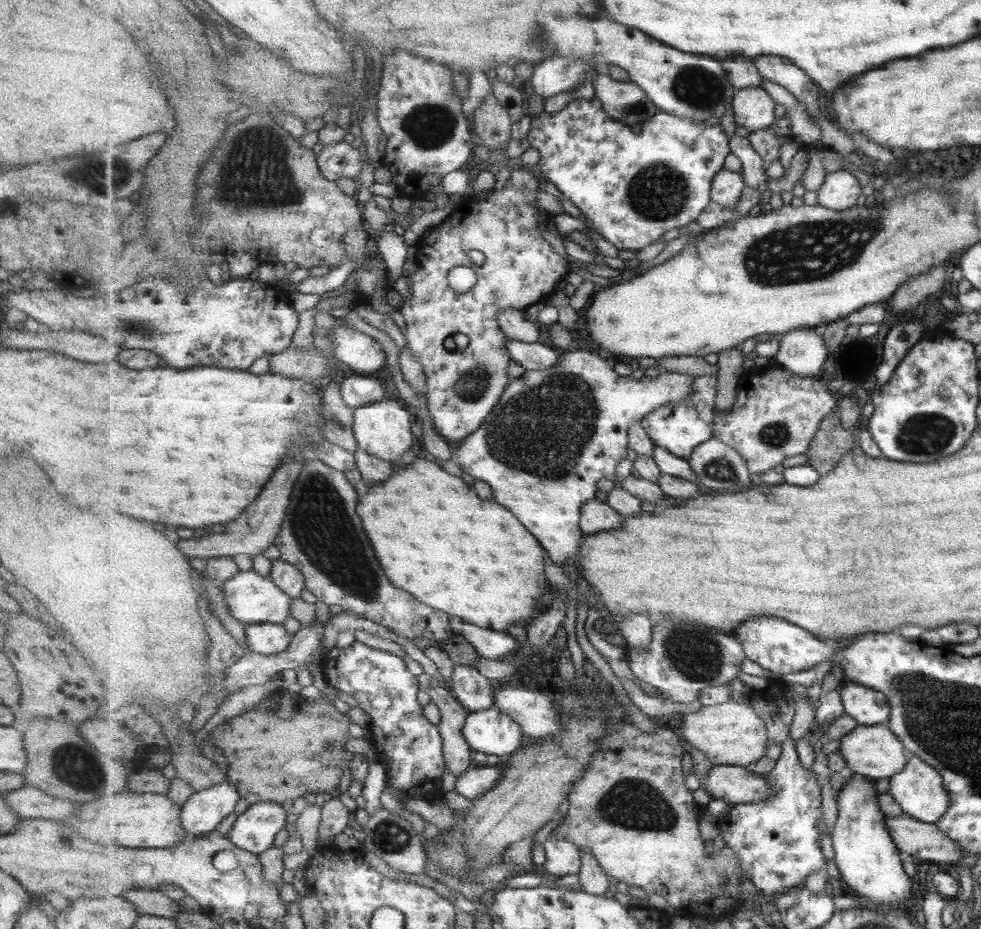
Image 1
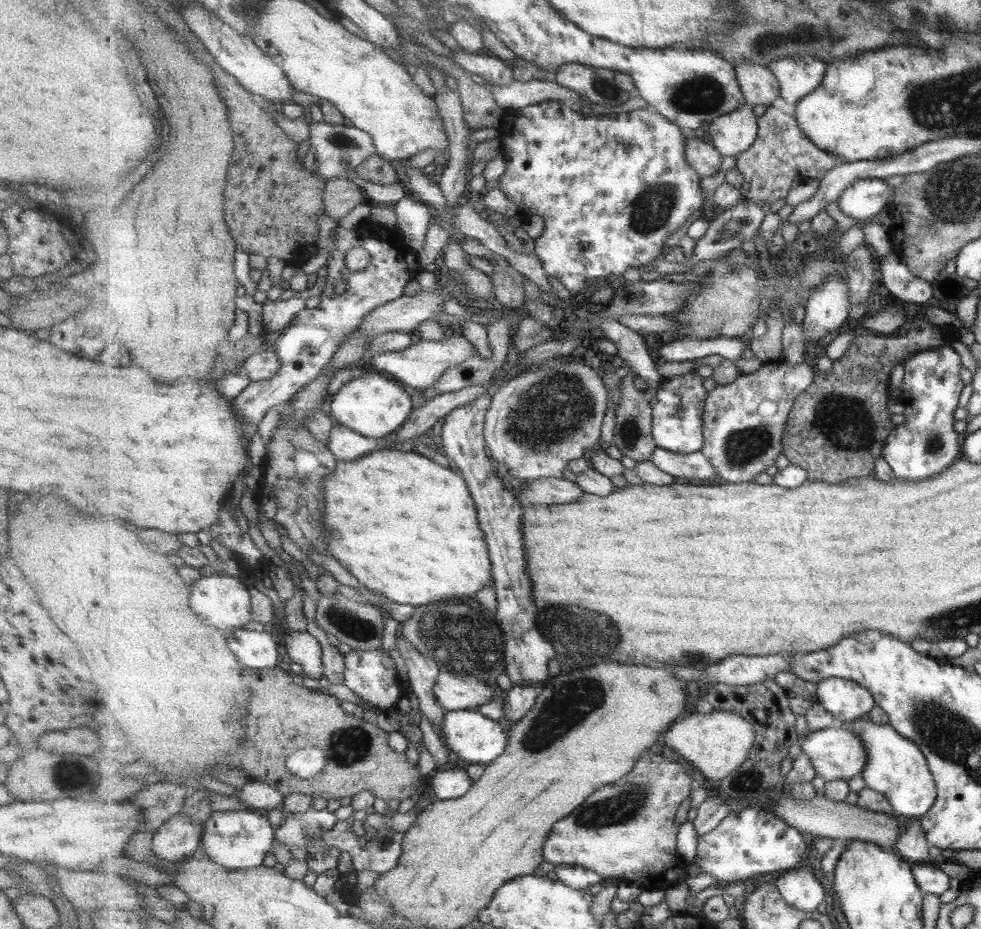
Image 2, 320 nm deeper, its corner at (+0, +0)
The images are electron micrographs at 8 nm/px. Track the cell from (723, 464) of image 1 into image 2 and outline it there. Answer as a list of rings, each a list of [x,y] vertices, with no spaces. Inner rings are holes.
[[[657,447],[651,460],[665,473],[685,480],[709,480],[716,475],[716,468],[703,451],[682,454]]]

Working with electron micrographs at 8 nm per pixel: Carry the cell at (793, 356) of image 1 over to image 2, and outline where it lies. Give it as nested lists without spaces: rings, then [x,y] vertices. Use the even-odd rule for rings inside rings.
[[[831,276],[809,296],[803,319],[804,343],[816,342],[850,319],[850,288],[846,278]]]

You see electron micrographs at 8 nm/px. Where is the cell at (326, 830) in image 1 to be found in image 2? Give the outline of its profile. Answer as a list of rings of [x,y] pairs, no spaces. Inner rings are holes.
[[[309,808],[284,818],[282,825],[276,829],[276,840],[288,851],[293,848],[307,850],[314,834],[325,834],[333,830],[338,822],[335,811]]]

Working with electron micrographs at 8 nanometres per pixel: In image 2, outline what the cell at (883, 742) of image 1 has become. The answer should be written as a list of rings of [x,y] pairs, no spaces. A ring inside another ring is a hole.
[[[837,724],[817,732],[810,731],[801,745],[802,754],[809,757],[810,763],[815,767],[825,782],[833,780],[851,780],[853,776],[863,772],[869,755],[865,751],[863,741],[849,727]]]

